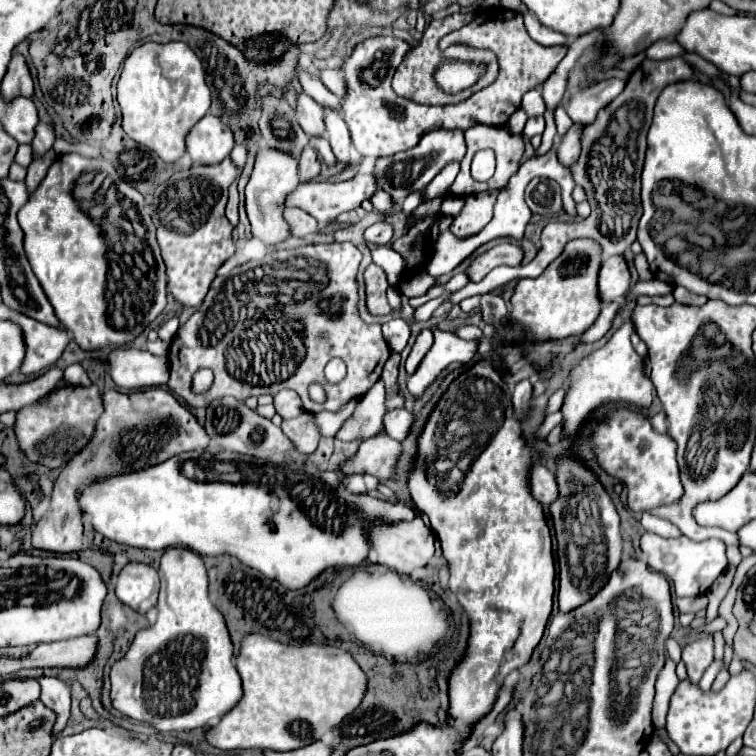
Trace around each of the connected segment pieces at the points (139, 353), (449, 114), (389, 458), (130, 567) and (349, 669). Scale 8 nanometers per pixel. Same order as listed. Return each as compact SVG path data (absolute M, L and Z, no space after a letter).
M118 347L106 357L114 383L122 389L160 387L168 383L168 359L134 347Z
M504 7L484 9L484 13L478 13L466 27L446 35L440 41L440 49L446 49L450 45L466 45L474 49L494 51L500 65L496 81L456 105L418 105L414 101L398 97L390 87L394 69L404 61L412 47L404 39L396 39L396 45L392 49L382 49L382 45L374 43L378 37L382 35L366 37L356 43L352 53L342 63L342 73L346 79L346 95L340 99L344 121L350 129L354 147L360 155L368 157L384 157L412 149L424 133L438 127L464 131L474 123L504 125L508 117L520 107L522 95L542 85L554 73L568 51L566 45L544 47L532 41L524 29L520 13Z
M376 435L360 443L354 457L340 465L340 473L348 475L372 475L376 479L394 479L396 461L402 453L400 441L388 435Z
M132 562L124 565L116 579L116 597L134 611L146 613L158 599L160 579L150 565Z
M260 633L242 637L236 669L244 695L216 727L204 733L212 747L224 751L290 751L310 745L350 715L366 691L366 675L350 653L330 645L290 647Z

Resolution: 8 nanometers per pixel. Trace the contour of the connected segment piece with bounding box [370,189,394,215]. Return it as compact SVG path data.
M380 189L380 191L376 191L376 193L372 195L370 203L374 205L374 209L378 209L378 211L382 211L382 213L386 215L386 213L394 207L394 203L392 203L388 197L390 197L390 195L388 195L386 191L382 191L382 189Z

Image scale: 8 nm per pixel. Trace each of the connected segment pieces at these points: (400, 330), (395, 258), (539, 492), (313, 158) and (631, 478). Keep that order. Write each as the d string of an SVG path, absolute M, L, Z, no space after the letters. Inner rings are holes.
M392 319L382 325L382 331L384 331L384 339L388 341L390 349L394 353L402 353L410 337L410 325L404 319Z
M390 245L372 247L372 261L386 271L390 285L398 285L400 283L402 273L404 273L404 259Z
M532 465L528 473L528 487L532 495L536 495L536 501L542 505L550 505L558 497L556 487L556 475L548 471L544 465Z
M310 145L304 147L302 155L300 155L300 181L310 181L316 179L322 171L322 159L318 155L318 151Z
M626 407L610 411L606 419L600 421L592 441L594 441L594 451L598 455L600 465L628 487L628 507L632 511L648 511L660 505L674 503L684 493L682 483L680 483L680 471L676 465L676 443L668 435L654 433L654 429L650 427L650 421L640 411L632 411Z

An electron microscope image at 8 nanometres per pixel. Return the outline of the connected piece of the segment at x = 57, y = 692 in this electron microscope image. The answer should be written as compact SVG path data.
M40 677L38 683L42 687L42 703L56 713L56 723L52 727L52 739L56 739L56 737L60 737L60 733L68 725L70 685L60 679L50 679L50 677Z

